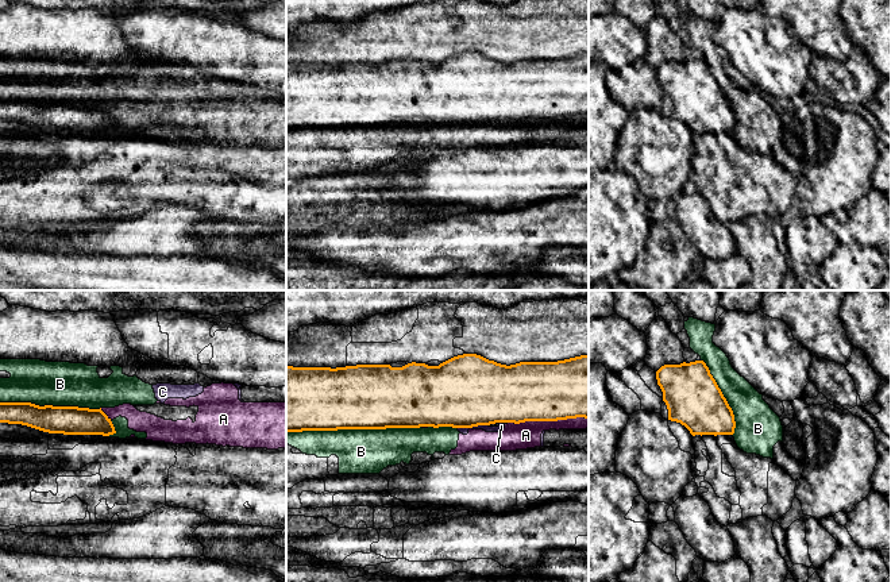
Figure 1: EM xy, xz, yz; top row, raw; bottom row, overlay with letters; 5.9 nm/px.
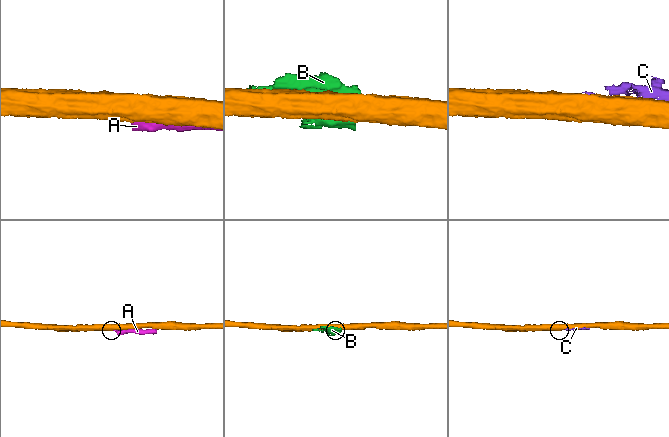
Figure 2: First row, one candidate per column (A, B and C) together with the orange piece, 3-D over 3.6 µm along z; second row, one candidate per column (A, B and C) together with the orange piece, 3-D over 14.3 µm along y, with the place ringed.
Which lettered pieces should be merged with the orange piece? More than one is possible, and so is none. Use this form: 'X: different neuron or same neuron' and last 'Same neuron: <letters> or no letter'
A: different neuron
B: different neuron
C: different neuron
Same neuron: no letter

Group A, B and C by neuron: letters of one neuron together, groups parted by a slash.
A B / C

